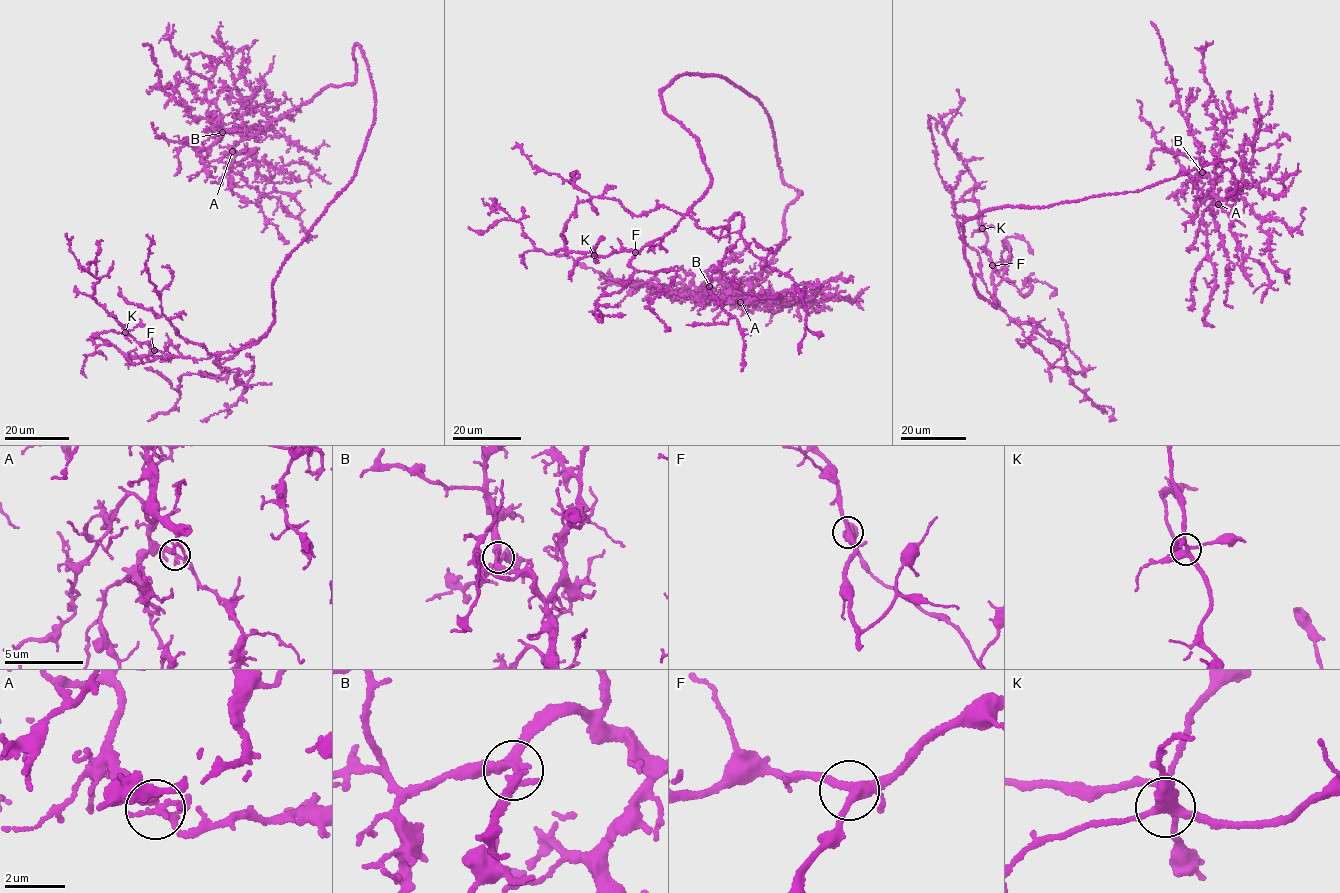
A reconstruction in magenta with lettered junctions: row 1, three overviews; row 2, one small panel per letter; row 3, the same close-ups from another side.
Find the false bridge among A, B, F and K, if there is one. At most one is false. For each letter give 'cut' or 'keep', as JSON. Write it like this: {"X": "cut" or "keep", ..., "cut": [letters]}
{"A": "keep", "B": "keep", "F": "keep", "K": "keep", "cut": []}

